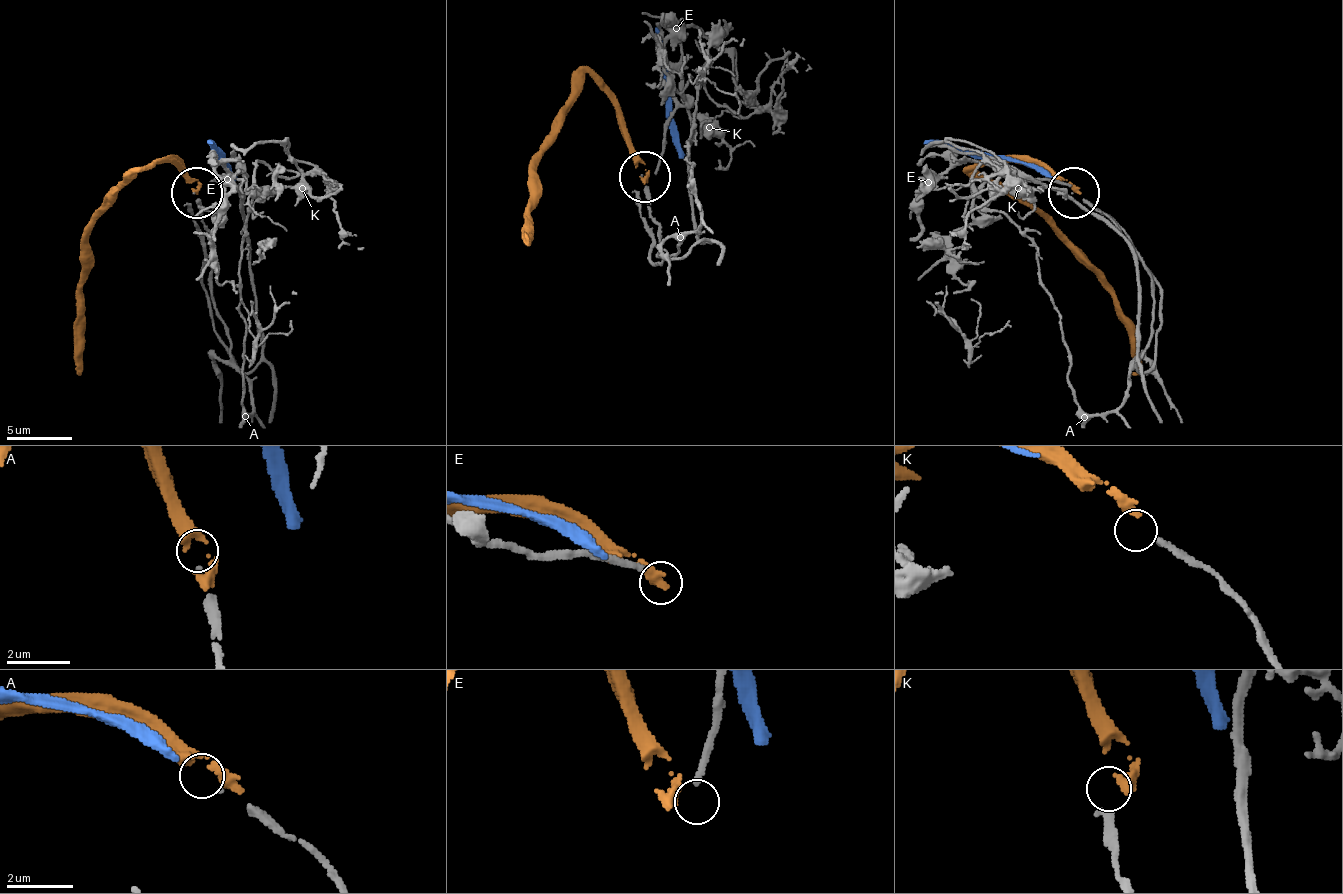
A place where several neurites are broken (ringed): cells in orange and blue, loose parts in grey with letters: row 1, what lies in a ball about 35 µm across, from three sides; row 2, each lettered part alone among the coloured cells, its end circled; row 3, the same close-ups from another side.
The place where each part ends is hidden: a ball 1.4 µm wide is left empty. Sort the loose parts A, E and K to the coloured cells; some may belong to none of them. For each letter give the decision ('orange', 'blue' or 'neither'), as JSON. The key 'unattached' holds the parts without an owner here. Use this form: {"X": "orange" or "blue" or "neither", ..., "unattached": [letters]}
{"A": "neither", "E": "neither", "K": "neither", "unattached": ["A", "E", "K"]}

